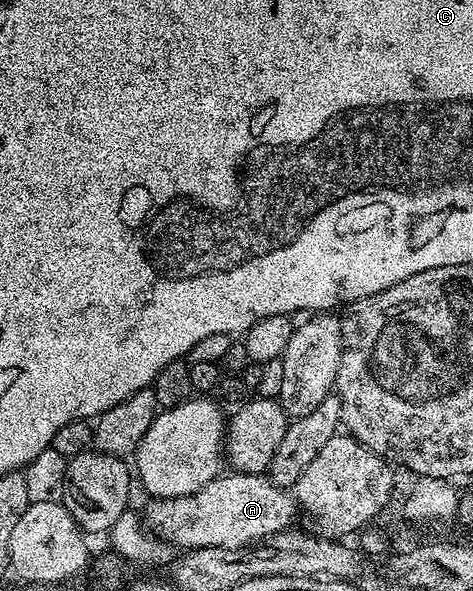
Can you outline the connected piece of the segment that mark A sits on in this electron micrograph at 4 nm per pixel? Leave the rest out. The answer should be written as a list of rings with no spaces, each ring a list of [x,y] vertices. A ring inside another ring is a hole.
[[[223,473],[196,493],[175,499],[151,498],[144,511],[144,526],[171,548],[219,547],[236,549],[257,545],[269,535],[293,528],[300,508],[291,492],[277,487],[266,475]]]

